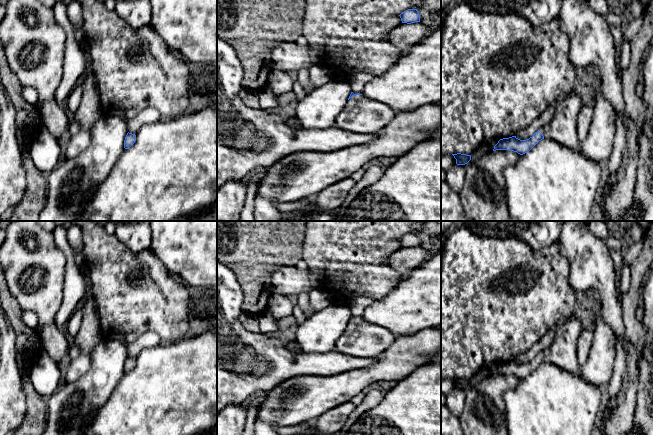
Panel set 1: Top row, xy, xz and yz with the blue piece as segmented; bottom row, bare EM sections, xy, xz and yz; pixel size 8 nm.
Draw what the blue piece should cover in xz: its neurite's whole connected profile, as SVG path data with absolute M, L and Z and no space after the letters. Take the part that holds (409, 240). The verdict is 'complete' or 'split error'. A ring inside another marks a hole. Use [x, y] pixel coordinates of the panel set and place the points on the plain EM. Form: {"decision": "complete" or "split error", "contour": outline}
{"decision": "complete", "contour": "M408 233L404 236L402 236L400 239L402 247L415 247L420 246L420 239L417 235L417 233Z"}

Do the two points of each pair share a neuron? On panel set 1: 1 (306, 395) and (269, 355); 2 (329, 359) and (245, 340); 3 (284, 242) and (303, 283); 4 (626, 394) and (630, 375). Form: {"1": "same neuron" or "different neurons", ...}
{"1": "different neurons", "2": "same neuron", "3": "different neurons", "4": "same neuron"}

